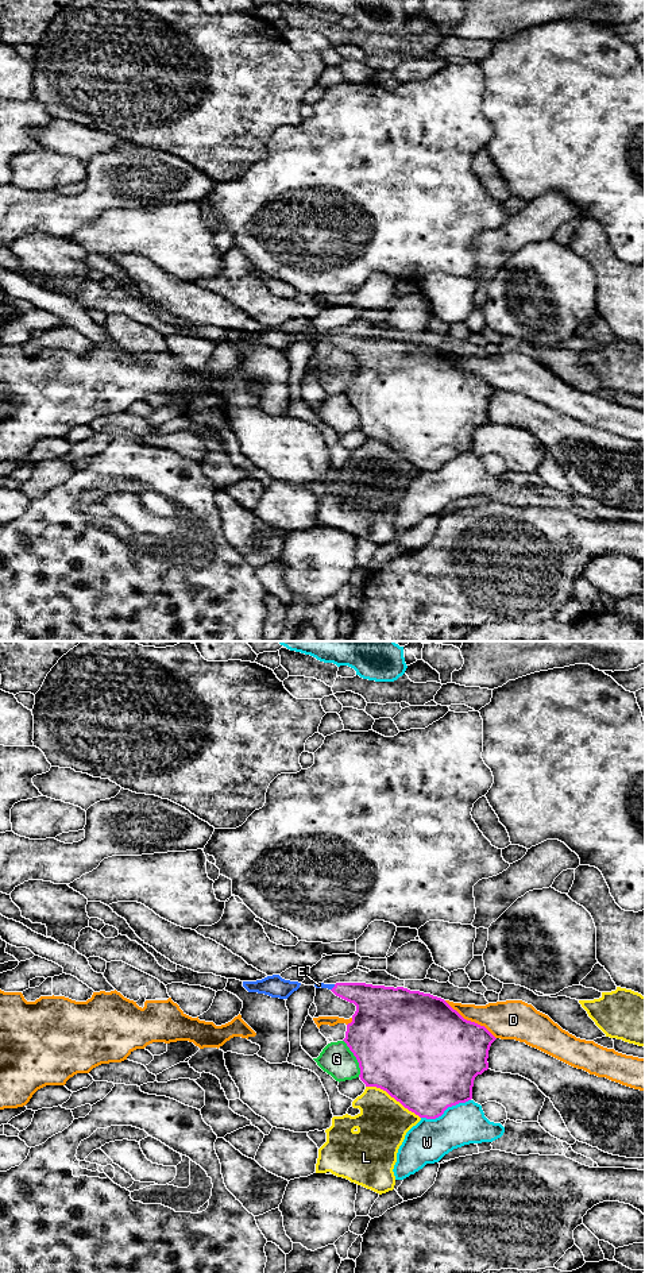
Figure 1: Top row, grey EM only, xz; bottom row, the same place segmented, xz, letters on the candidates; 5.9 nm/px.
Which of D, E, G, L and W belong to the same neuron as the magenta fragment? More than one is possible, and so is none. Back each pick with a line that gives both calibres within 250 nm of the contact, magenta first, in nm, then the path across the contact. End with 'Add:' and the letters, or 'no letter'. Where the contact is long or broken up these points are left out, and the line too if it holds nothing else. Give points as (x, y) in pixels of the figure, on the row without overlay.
E: 200/30 nm | across xz (373, 354), (360, 346), (333, 339), (319, 336)
Add: E

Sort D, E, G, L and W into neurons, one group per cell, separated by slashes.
D / E / G / L / W

